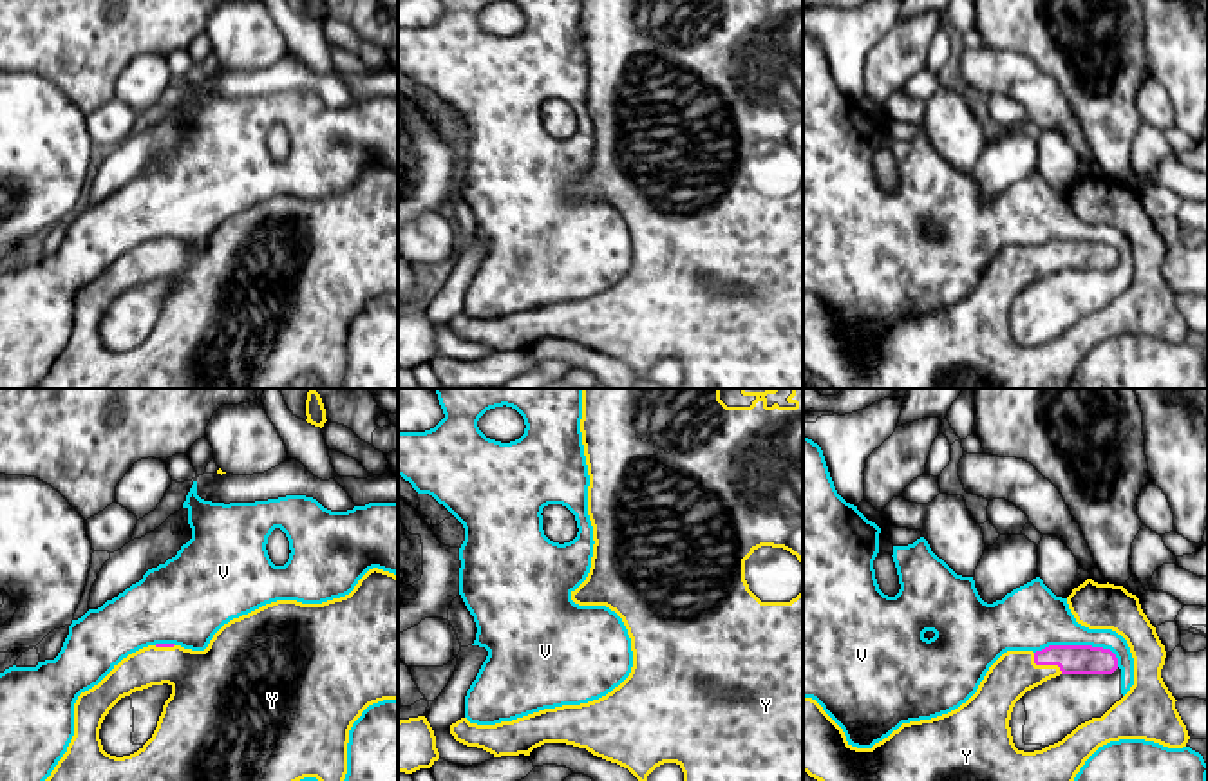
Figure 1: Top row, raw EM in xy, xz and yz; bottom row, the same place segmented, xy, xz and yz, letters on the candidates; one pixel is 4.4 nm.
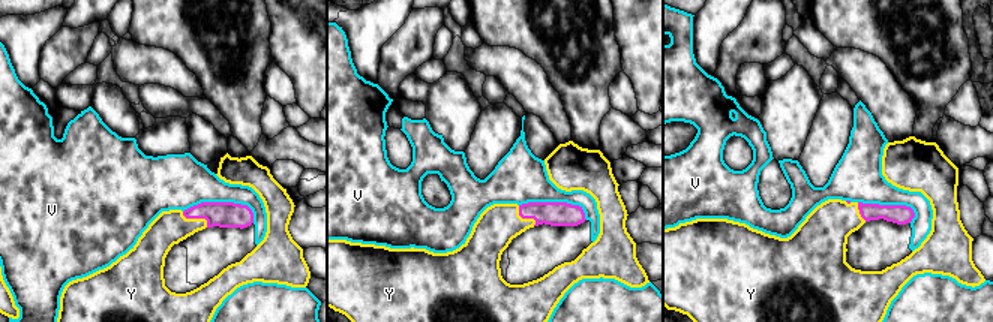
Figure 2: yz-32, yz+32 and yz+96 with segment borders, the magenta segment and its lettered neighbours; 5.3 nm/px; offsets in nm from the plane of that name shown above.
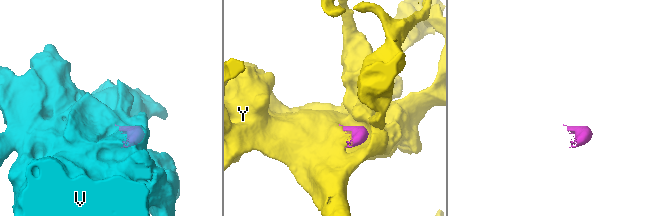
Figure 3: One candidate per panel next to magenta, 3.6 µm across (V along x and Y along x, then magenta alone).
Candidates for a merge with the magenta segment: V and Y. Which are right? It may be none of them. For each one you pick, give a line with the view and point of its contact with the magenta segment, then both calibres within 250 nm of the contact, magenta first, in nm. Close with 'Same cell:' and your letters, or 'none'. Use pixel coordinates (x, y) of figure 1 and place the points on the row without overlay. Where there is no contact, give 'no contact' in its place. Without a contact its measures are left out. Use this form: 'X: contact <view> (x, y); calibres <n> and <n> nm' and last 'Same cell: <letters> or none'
Y: contact yz (1046, 259); calibres 130 and 200 nm
Same cell: Y

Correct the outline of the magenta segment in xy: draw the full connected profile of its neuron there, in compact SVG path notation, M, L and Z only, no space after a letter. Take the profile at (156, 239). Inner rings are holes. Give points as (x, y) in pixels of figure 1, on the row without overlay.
M373 163L345 192L322 199L277 195L248 210L233 213L213 230L204 246L192 246L175 239L156 239L128 249L114 260L114 264L98 280L78 291L74 298L74 331L67 347L43 380L33 389L282 389L304 372L316 372L327 387L335 387L344 380L347 369L347 338L353 318L369 300L383 295L398 295L398 172ZM163 278L172 282L172 289L163 300L163 307L152 333L130 351L116 353L107 349L99 334L99 324L109 306L121 293Z

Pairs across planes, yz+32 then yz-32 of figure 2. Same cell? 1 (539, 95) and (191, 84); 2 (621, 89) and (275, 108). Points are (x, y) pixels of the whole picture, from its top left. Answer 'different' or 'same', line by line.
1: same
2: different

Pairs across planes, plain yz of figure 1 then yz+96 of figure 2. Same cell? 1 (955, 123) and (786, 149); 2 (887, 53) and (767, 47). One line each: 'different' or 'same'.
1: same
2: same

